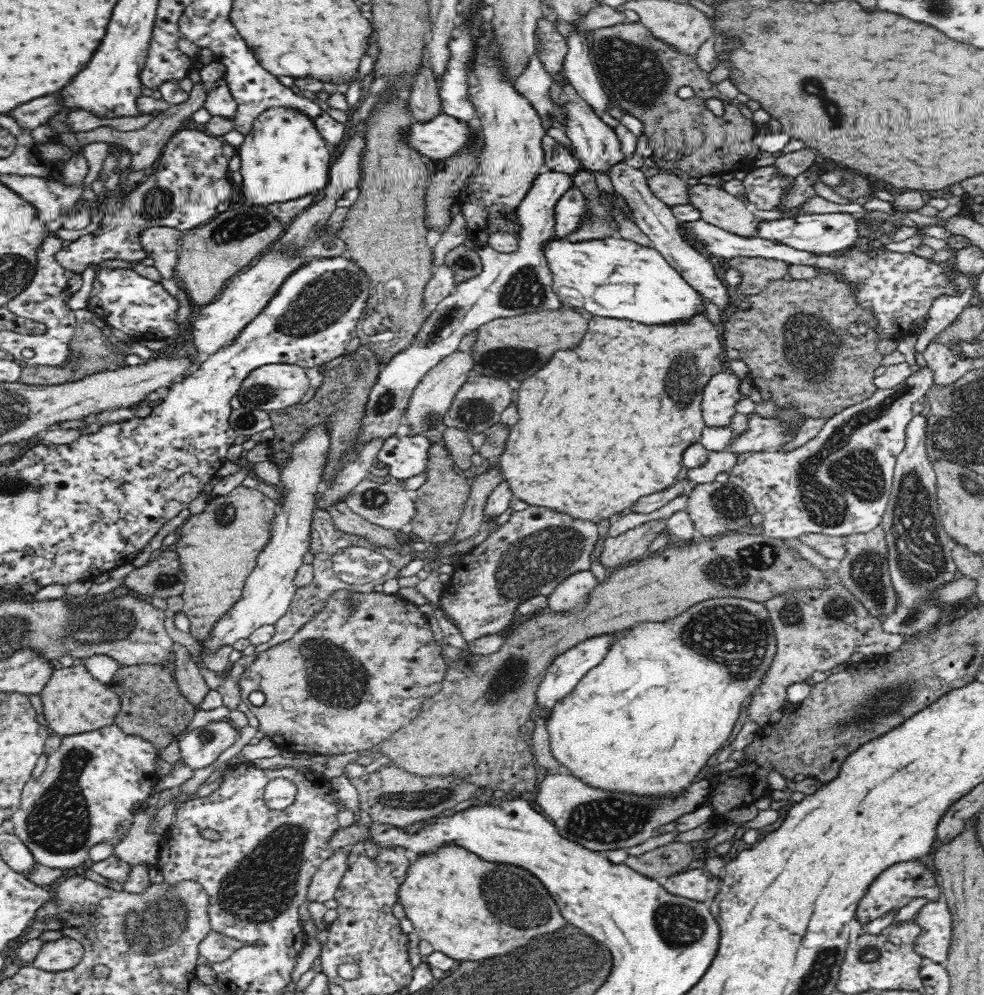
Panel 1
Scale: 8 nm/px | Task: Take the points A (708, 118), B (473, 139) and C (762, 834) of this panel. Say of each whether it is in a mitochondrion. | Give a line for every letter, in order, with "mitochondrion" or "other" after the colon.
A: other
B: other
C: other

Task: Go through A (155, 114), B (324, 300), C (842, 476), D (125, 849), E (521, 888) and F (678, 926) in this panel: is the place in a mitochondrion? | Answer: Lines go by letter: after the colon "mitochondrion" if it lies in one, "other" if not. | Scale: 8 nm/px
A: other
B: mitochondrion
C: mitochondrion
D: other
E: mitochondrion
F: mitochondrion

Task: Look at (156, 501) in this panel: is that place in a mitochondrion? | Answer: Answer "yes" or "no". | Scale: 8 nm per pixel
no

